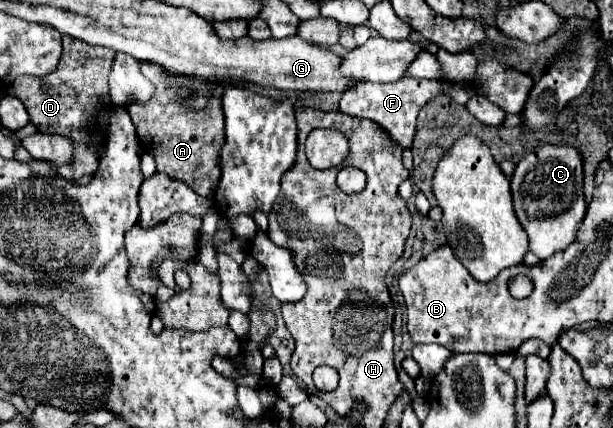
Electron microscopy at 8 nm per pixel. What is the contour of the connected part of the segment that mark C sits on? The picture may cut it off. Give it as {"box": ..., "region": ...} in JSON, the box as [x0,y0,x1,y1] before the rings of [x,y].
{"box":[510,143,586,259],"region":[[[544,143],[530,151],[514,169],[510,179],[514,211],[528,235],[528,249],[540,259],[564,251],[576,237],[586,213],[584,199],[584,157],[576,147]]]}

